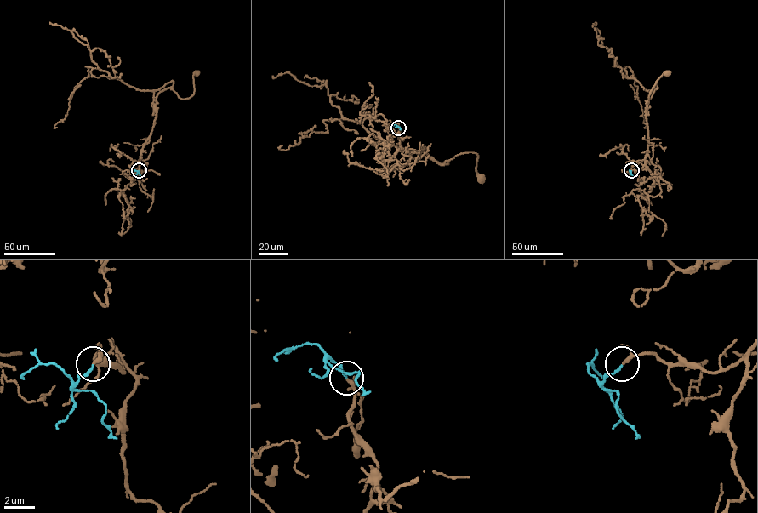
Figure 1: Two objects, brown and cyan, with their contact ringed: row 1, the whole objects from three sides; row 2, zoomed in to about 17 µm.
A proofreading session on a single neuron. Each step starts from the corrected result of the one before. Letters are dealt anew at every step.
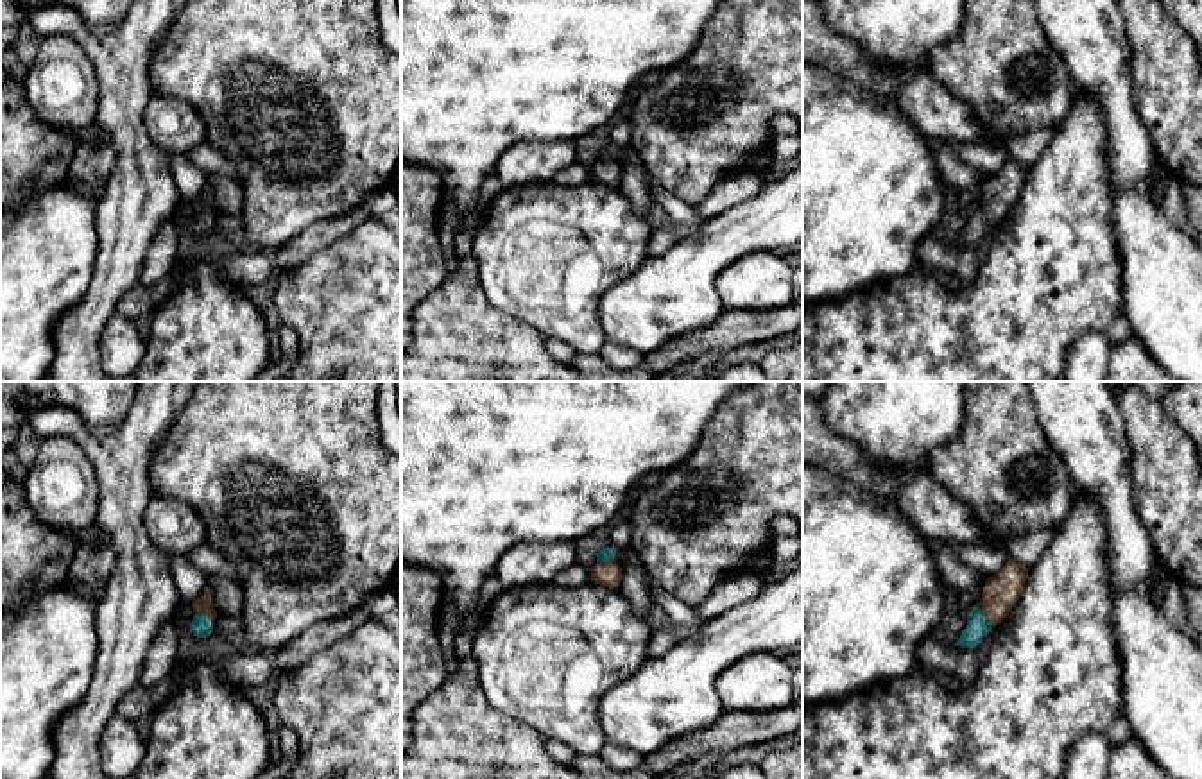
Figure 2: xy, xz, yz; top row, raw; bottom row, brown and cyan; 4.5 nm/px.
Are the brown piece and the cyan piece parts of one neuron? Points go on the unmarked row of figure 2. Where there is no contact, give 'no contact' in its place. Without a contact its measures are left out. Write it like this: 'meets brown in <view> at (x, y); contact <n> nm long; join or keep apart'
meets brown in yz at (984, 214); contact 120 nm long; join

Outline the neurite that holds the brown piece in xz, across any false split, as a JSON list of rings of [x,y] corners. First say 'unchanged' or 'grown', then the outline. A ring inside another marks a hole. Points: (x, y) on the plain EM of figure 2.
grown | [[[598,147],[597,161],[589,167],[589,170],[591,181],[609,188],[618,188],[622,181],[622,167],[609,147]]]

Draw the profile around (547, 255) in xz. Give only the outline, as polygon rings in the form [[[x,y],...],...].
[[[550,181],[498,193],[477,227],[471,256],[478,265],[480,287],[494,308],[528,322],[545,338],[570,344],[577,353],[600,355],[605,342],[598,317],[602,297],[648,260],[652,231],[654,224],[640,217],[618,188],[595,181],[580,186],[559,186]]]

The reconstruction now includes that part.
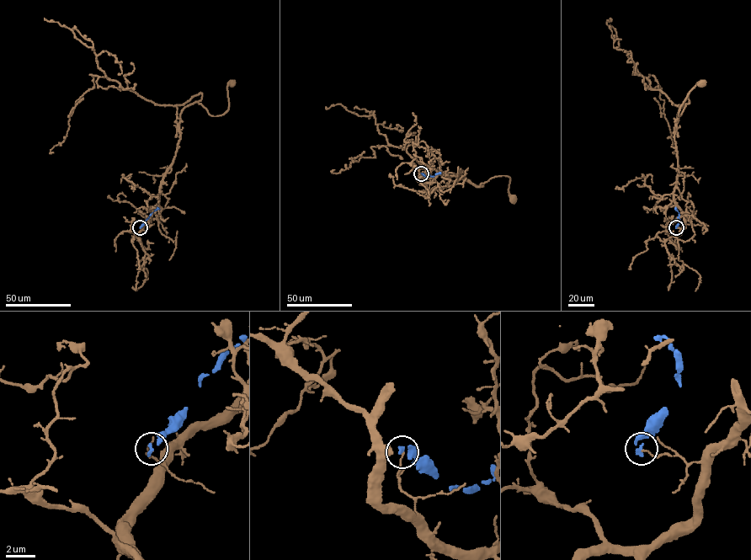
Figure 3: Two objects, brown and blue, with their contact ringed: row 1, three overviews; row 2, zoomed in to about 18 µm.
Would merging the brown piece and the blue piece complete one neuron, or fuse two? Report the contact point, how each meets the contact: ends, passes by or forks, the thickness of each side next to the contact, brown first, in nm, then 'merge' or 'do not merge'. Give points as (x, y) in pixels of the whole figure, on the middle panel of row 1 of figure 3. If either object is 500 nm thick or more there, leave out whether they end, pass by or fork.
place (421, 173); brown ends; blue ends; calibres 110 and 220 nm; do not merge

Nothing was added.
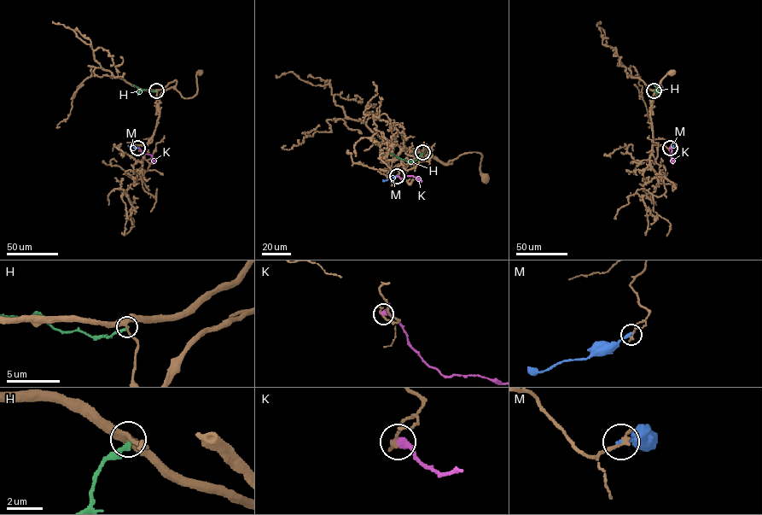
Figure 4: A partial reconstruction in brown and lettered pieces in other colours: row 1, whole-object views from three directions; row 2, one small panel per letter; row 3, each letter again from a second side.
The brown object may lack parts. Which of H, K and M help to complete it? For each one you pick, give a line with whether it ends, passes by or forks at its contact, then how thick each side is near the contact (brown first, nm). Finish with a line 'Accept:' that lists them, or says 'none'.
Accept: none

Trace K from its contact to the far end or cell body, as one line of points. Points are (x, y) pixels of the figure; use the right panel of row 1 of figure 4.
K: (670, 148), (672, 164)

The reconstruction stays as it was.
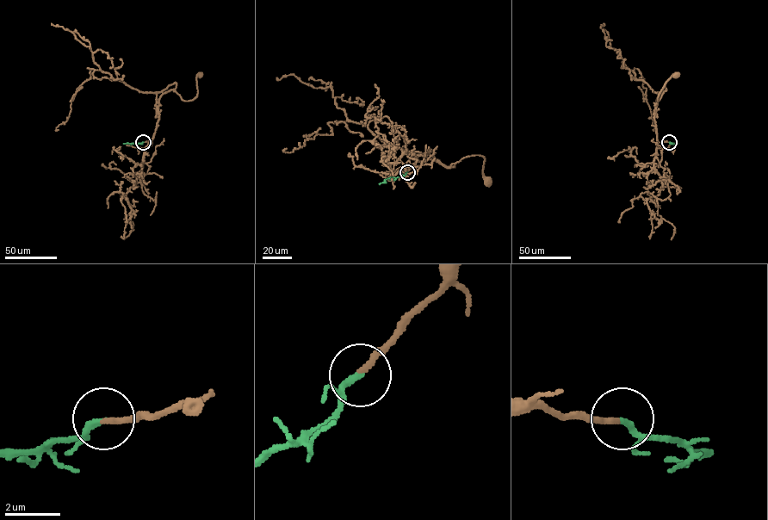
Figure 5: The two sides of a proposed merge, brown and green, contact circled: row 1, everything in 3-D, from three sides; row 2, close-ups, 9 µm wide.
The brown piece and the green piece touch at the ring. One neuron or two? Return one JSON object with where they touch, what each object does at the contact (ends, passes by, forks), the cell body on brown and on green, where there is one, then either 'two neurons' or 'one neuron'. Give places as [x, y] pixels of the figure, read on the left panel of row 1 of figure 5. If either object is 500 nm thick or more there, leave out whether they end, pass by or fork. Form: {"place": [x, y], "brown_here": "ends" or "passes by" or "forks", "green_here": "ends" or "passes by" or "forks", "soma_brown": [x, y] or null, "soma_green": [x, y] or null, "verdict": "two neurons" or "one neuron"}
{"place": [143, 142], "brown_here": "ends", "green_here": "ends", "soma_brown": [200, 75], "soma_green": null, "verdict": "one neuron"}

